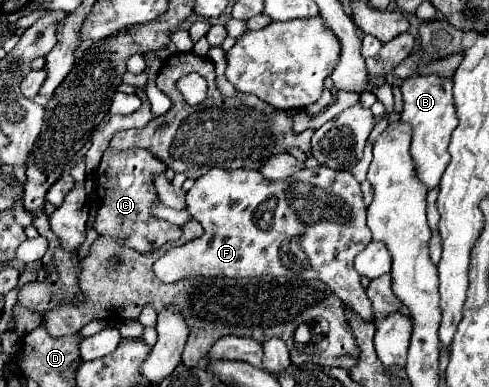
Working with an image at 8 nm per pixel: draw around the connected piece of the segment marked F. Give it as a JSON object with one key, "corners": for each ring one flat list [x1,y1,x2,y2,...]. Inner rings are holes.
{"corners":[[325,166,303,168,301,172,295,172,289,180,275,180,275,182,271,182,271,180,263,178,263,174,257,172,257,170,223,170,223,168,213,168,213,170,209,170,207,174,203,174,203,176,199,176,199,178,195,180,193,188,186,193,185,199,187,212,189,212,195,220,201,222,201,226,203,226,205,232,203,232,203,236,199,236,197,240,191,240,191,242,187,242,187,244,183,244,183,246,173,246,173,248,169,248,169,250,153,264,153,270,155,270,155,274,157,274,159,280,163,280,163,282,177,282,177,280,183,280,183,278,189,278,189,276,207,276,207,278,215,278,215,276,225,276,225,278,275,276,275,278,279,278,279,276,289,276,289,274,293,274,295,278,321,280,321,282,325,282,325,284,331,288,331,292,341,298,341,302,345,304,347,310,359,314,359,316,361,316,363,320,367,320,367,322,375,322,375,312,373,312,373,308,371,308,371,300,367,298,365,288,361,286,361,276,359,276,357,270,353,268,355,256,357,256,373,238,369,236,369,228,367,228,367,224,365,224,365,204,363,204,363,196,361,196,361,186,359,186,359,182,355,180,355,176,353,176,349,170,337,172,337,170,331,170,331,168,325,168]]}

